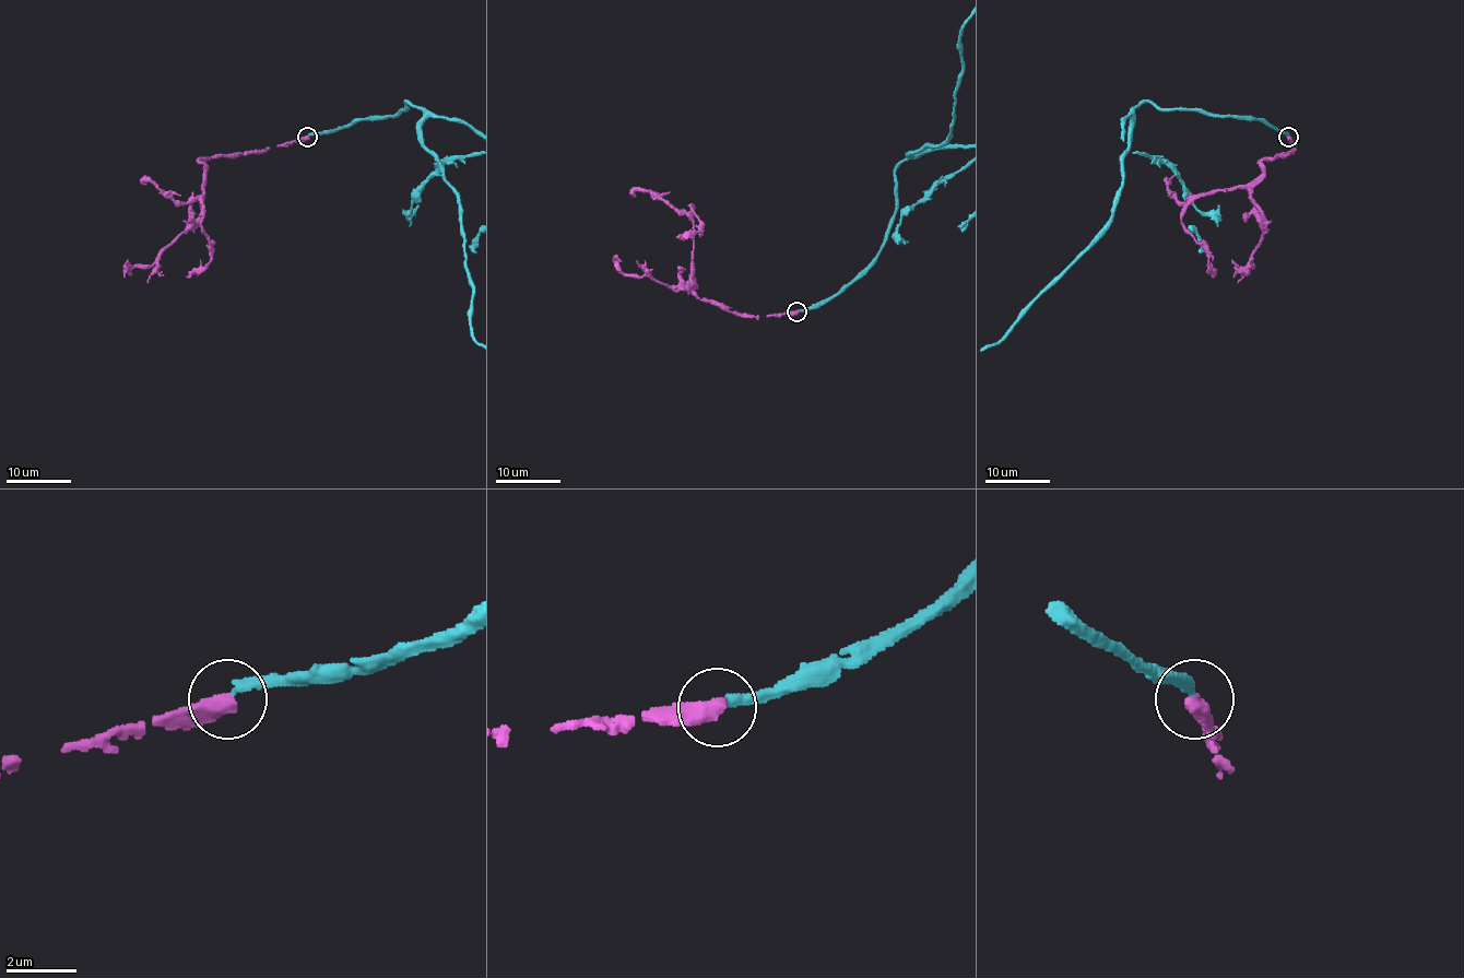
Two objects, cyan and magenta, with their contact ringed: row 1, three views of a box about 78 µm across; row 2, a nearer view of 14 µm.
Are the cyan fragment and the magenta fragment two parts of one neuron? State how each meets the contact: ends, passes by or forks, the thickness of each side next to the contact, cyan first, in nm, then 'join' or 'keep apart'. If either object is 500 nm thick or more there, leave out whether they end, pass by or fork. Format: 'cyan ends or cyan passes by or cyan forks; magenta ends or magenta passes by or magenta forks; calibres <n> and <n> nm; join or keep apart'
calibres 280 and 550 nm; keep apart

